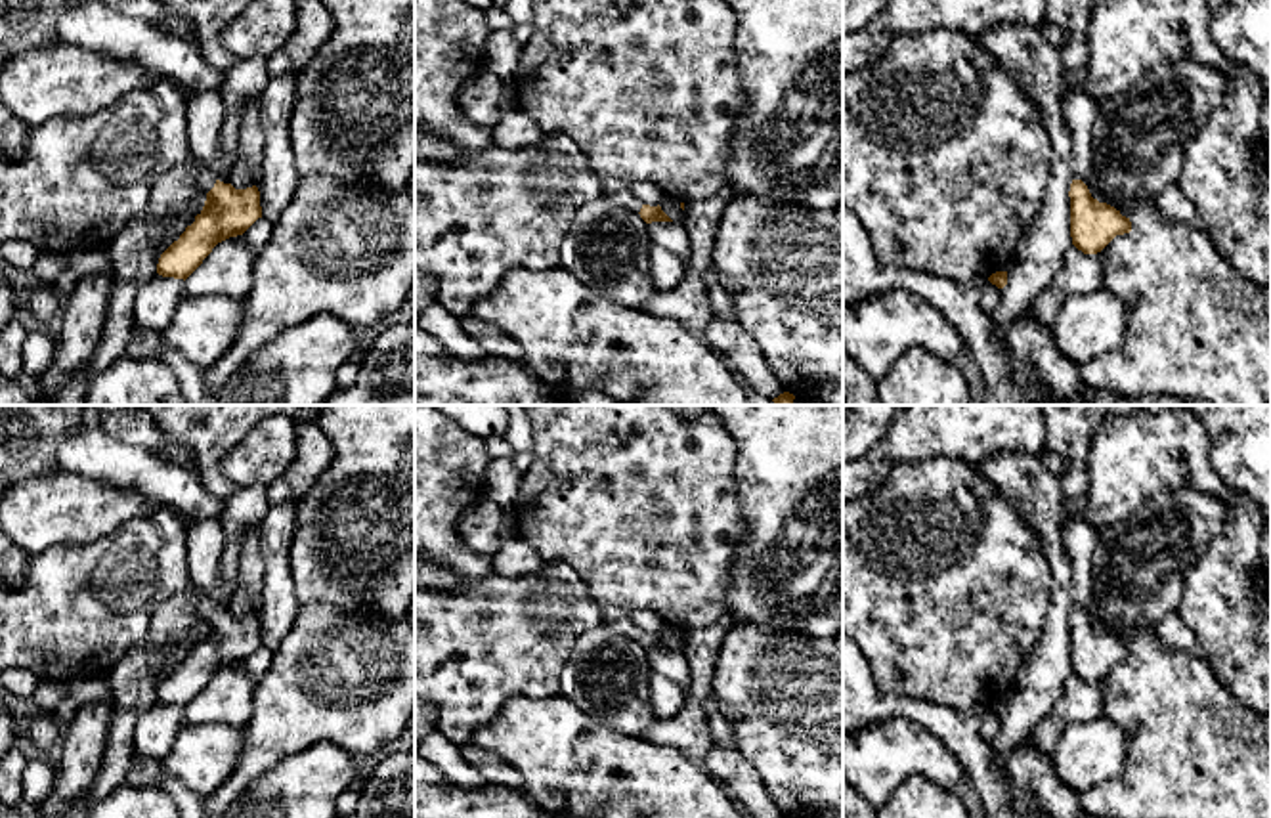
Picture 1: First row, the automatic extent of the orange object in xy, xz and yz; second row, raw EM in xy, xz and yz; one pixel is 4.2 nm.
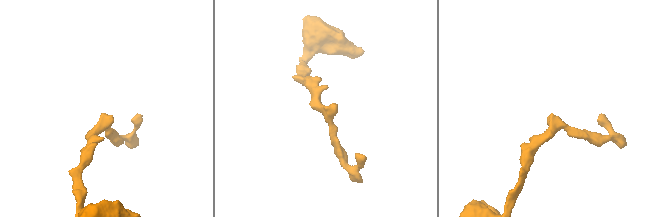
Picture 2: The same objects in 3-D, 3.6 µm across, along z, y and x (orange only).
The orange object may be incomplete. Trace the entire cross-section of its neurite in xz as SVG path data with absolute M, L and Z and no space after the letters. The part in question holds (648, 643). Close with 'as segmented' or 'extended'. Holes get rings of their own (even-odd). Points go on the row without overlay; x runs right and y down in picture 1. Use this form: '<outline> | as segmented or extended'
M619 617L608 623L614 631L627 635L629 638L635 638L640 642L640 646L646 652L652 650L673 650L663 638L661 635L650 635L650 633L642 633L633 621L631 617Z | extended

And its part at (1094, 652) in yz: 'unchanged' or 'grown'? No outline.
unchanged

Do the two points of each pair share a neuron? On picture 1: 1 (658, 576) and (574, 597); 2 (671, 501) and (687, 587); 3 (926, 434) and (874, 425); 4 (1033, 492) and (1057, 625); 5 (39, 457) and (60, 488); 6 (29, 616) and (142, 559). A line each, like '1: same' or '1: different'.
1: different
2: same
3: different
4: same
5: different
6: same

